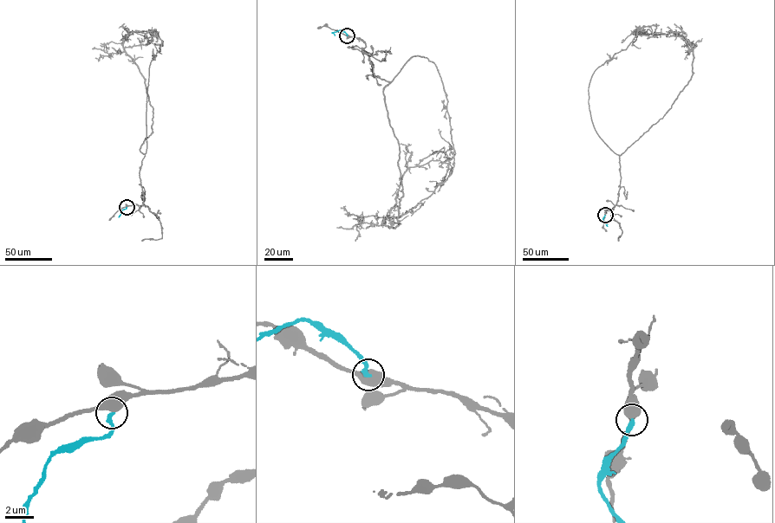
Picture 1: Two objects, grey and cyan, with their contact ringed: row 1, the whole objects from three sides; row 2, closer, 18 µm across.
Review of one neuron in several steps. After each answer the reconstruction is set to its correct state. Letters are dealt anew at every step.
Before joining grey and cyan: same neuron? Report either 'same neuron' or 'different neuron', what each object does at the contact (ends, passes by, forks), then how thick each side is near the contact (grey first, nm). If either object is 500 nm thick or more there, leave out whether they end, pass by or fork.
different neuron; 500 nm thick on the grey side, 300 nm on the other

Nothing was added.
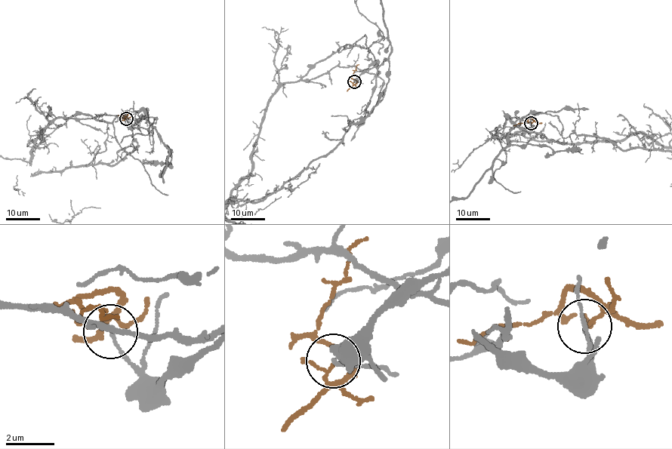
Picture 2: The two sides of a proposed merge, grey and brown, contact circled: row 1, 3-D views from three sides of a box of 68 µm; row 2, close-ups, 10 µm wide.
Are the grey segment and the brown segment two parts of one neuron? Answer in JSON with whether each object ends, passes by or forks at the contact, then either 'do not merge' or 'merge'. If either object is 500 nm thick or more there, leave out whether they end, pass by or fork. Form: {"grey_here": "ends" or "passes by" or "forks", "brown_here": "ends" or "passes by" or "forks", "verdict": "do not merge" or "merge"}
{"grey_here": "ends", "brown_here": "passes by", "verdict": "do not merge"}

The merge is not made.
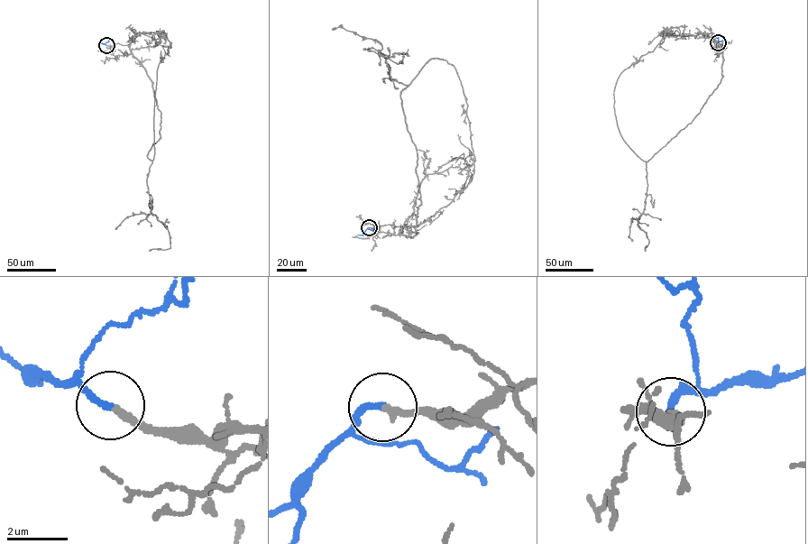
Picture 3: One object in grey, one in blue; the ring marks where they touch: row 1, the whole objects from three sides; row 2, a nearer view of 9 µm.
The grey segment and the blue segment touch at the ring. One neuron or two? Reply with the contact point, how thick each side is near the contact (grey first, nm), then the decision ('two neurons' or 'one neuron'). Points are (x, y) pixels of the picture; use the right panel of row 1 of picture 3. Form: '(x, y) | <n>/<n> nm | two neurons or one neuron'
(718, 42) | 240/200 nm | one neuron

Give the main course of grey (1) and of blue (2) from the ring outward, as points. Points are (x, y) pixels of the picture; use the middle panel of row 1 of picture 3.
1: (369, 227), (411, 238), (421, 203), (408, 86), (384, 54), (403, 54), (367, 50)
2: (369, 227), (364, 235), (358, 235)

